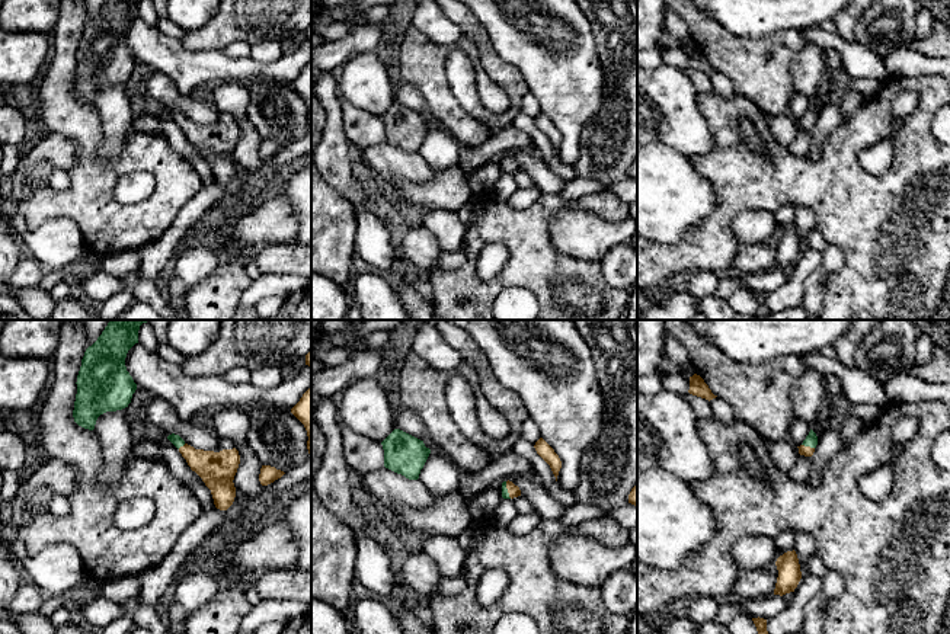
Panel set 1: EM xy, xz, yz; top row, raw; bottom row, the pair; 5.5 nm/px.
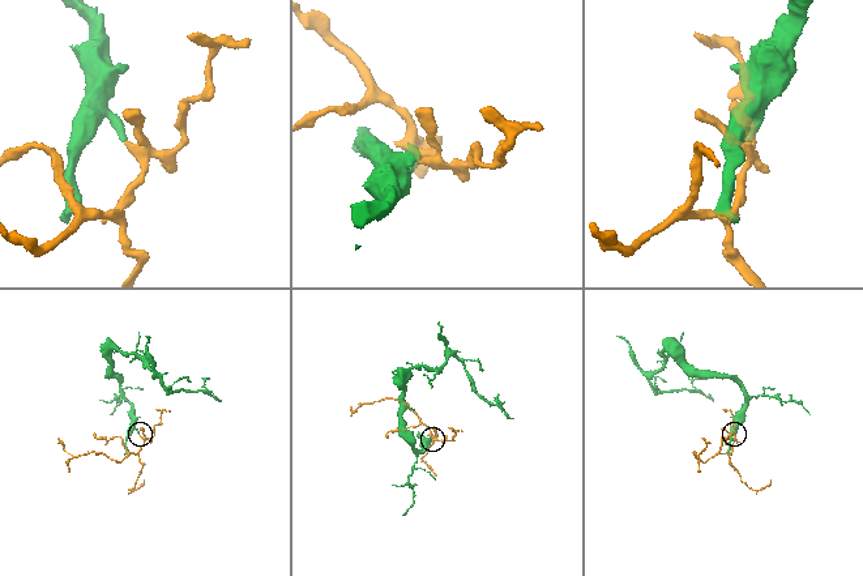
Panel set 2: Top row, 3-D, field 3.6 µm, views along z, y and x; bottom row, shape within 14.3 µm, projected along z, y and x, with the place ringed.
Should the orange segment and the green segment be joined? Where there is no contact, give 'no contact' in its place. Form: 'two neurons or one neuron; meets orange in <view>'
one neuron; meets orange in yz

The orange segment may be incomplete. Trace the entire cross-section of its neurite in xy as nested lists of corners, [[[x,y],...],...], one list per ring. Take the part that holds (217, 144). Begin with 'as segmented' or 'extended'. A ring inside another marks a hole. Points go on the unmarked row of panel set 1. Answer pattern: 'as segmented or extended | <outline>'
extended | [[[175,108],[169,109],[167,113],[211,164],[215,182],[227,185],[236,172],[233,154],[240,138],[239,125],[236,122],[220,127],[195,124]]]

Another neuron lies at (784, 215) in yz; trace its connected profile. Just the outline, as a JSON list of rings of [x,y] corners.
[[[783,205],[778,211],[774,212],[778,231],[787,225],[793,225],[794,221],[794,206],[793,205]]]

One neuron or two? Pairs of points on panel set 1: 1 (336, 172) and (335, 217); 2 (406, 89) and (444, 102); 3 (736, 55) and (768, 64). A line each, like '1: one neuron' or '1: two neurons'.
1: two neurons
2: two neurons
3: one neuron

